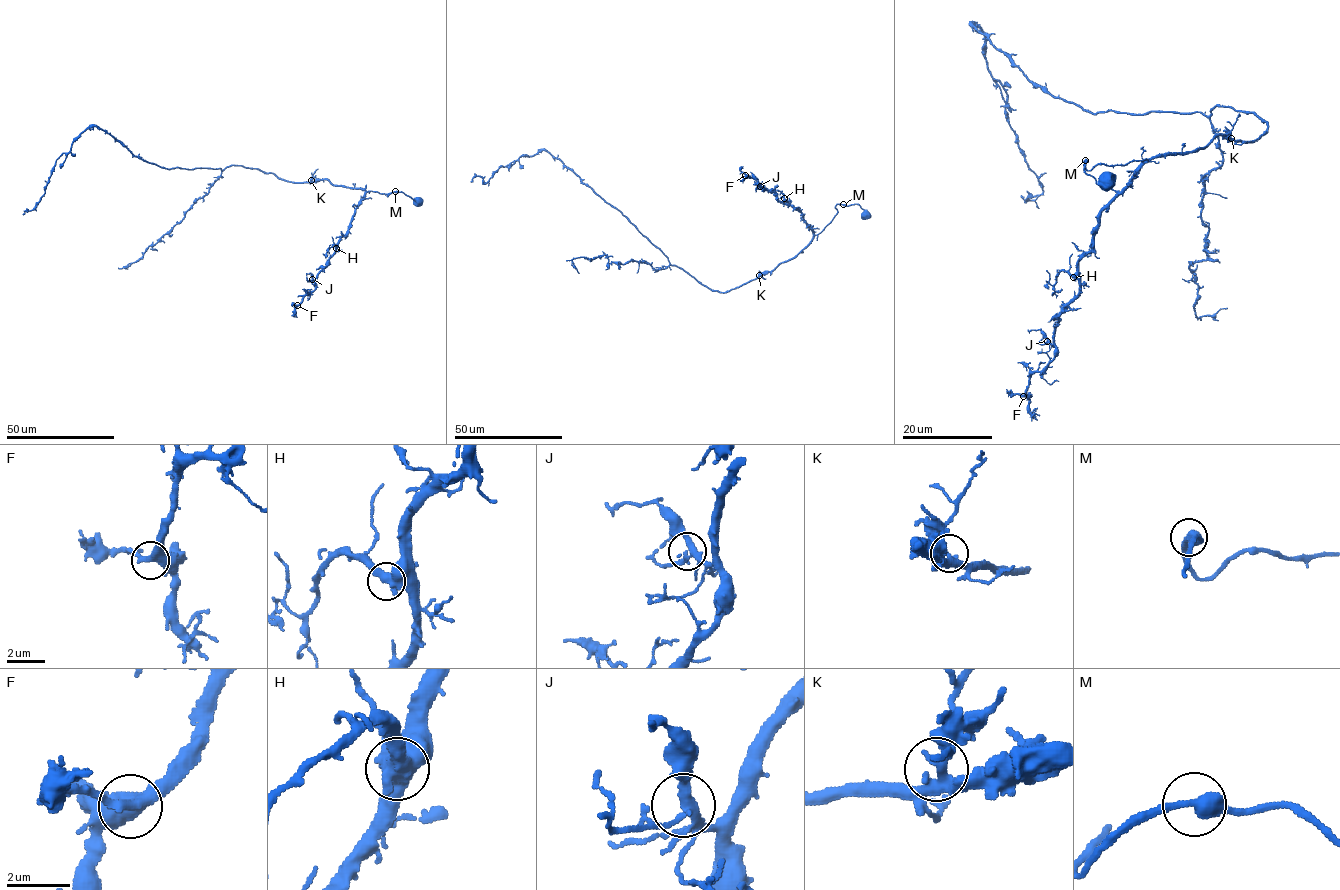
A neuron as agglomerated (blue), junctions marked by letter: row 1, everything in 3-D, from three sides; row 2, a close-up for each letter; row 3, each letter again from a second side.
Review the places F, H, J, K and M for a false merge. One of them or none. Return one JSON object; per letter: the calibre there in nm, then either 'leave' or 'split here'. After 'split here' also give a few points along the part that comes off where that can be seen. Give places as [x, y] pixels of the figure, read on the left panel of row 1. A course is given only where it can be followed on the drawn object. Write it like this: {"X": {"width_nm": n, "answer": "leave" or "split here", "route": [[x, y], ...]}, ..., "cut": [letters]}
{"F": {"width_nm": 420, "answer": "leave"}, "H": {"width_nm": 600, "answer": "leave"}, "J": {"width_nm": 280, "answer": "leave"}, "K": {"width_nm": 360, "answer": "leave"}, "M": {"width_nm": 400, "answer": "leave"}, "cut": []}

